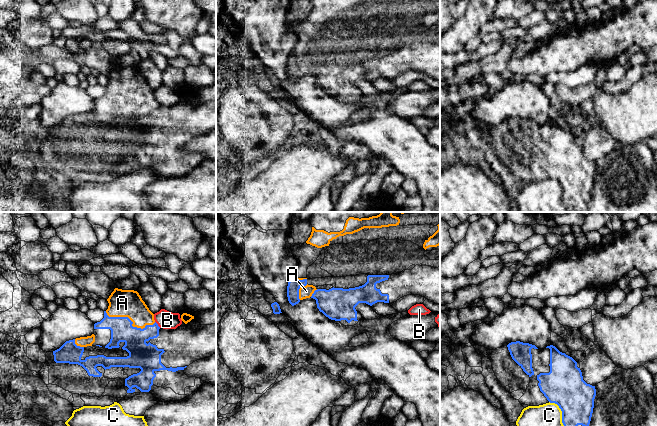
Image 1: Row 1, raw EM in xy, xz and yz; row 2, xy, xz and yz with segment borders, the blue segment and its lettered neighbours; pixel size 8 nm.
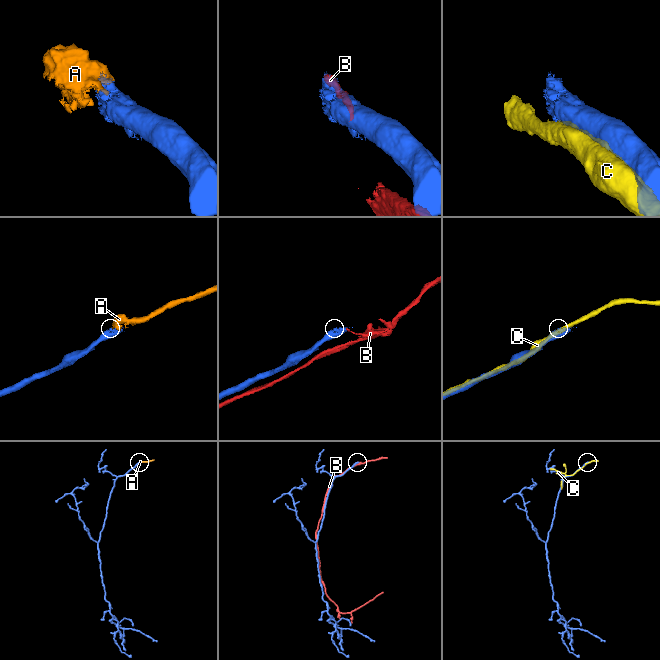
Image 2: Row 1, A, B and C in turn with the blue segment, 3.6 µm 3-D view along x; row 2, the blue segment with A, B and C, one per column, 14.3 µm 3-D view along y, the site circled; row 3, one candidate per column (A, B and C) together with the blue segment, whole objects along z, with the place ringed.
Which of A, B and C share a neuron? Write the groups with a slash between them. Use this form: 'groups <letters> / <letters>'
groups A / B / C

